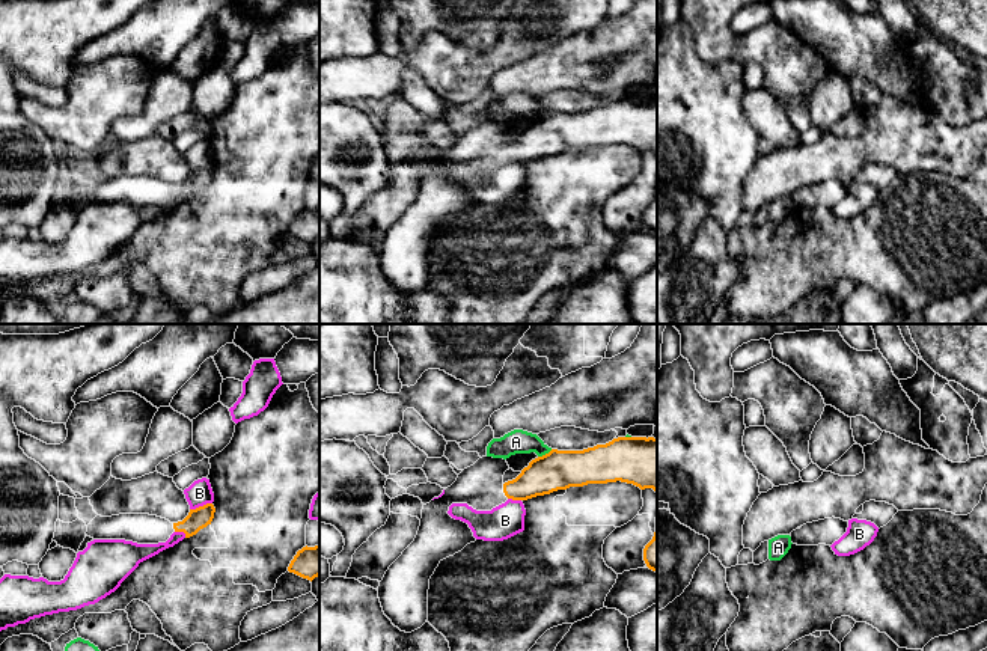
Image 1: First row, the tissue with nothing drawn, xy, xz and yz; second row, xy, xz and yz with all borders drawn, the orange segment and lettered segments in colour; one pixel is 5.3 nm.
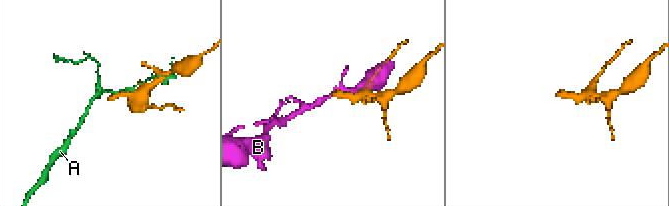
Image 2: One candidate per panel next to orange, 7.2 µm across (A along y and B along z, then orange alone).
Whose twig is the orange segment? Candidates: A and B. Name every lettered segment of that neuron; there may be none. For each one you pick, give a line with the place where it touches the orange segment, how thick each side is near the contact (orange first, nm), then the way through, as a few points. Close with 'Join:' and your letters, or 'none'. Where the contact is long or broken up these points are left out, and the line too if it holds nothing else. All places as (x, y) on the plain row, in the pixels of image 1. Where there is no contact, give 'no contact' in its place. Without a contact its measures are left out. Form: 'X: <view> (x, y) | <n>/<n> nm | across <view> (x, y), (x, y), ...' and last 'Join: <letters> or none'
Join: none

